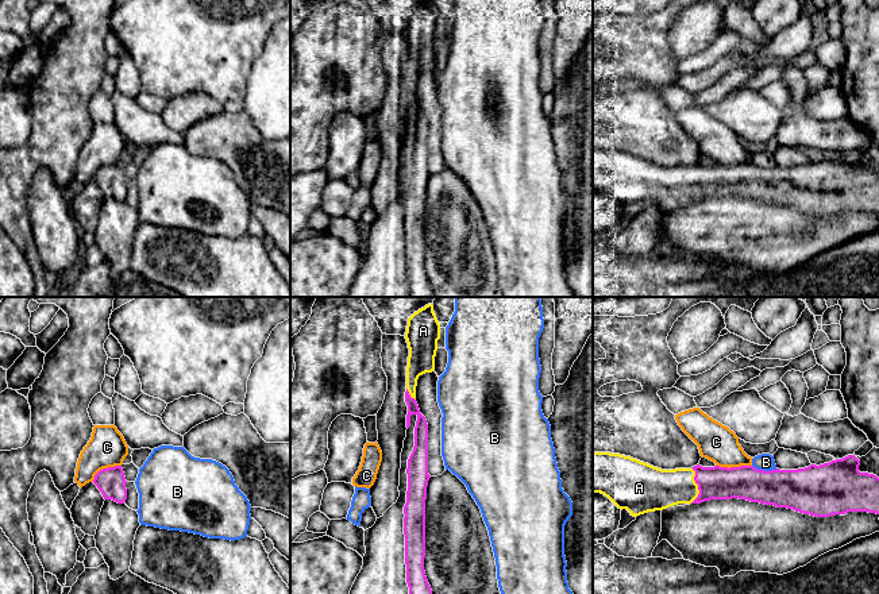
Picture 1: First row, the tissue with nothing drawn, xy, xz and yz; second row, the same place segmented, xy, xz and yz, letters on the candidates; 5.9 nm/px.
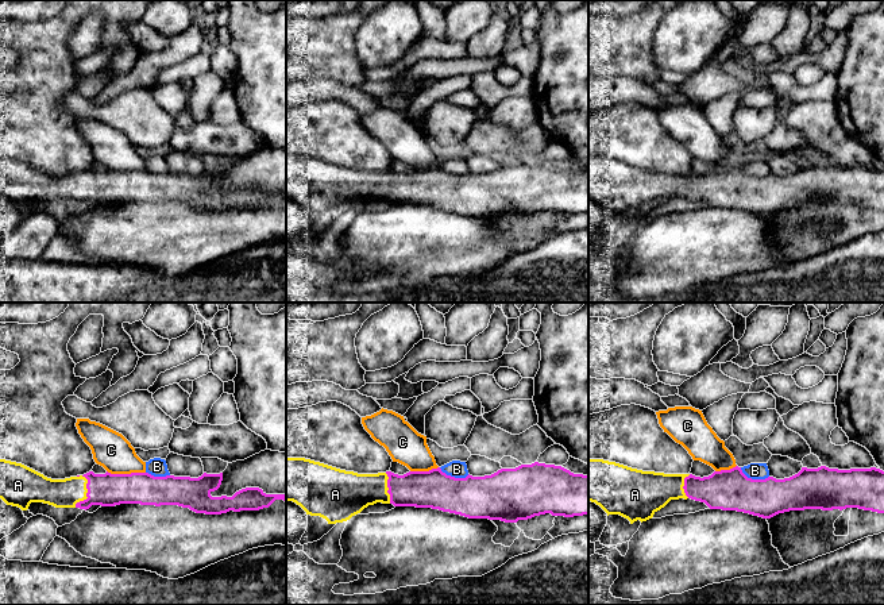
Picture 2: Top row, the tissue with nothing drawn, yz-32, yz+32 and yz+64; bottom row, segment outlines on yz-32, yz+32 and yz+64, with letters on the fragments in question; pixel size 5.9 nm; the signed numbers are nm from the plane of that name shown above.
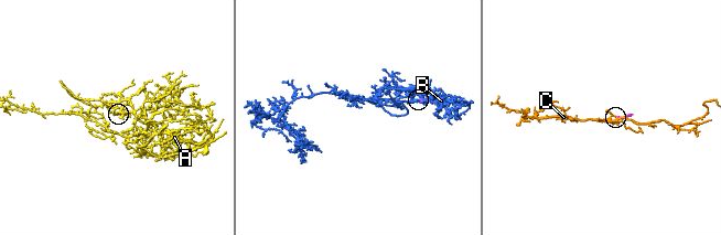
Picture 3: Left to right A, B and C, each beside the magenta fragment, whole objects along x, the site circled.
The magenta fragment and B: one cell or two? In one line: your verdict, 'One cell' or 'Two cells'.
Two cells

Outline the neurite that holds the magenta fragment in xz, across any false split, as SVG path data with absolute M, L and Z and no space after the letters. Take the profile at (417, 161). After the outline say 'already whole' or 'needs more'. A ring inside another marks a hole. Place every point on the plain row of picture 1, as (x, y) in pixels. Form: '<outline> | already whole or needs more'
M428 1L408 16L405 36L409 46L406 63L408 103L406 126L416 112L415 144L408 157L408 189L404 204L405 262L409 297L432 297L432 288L424 269L425 255L425 197L428 171L428 122L416 100L416 84L420 73L435 68L440 22Z | needs more

